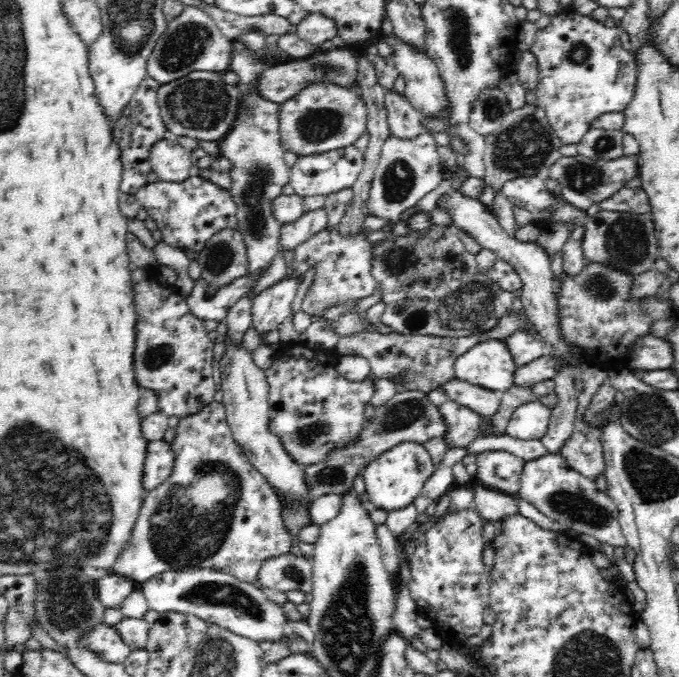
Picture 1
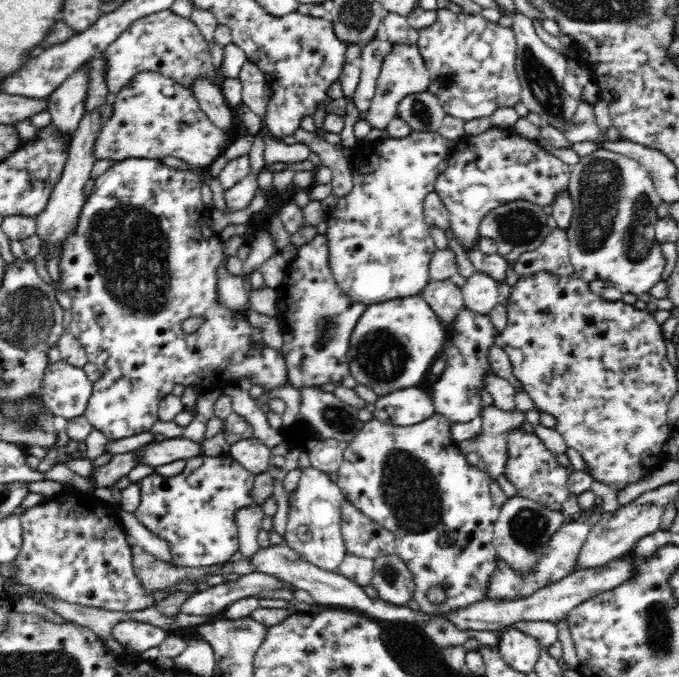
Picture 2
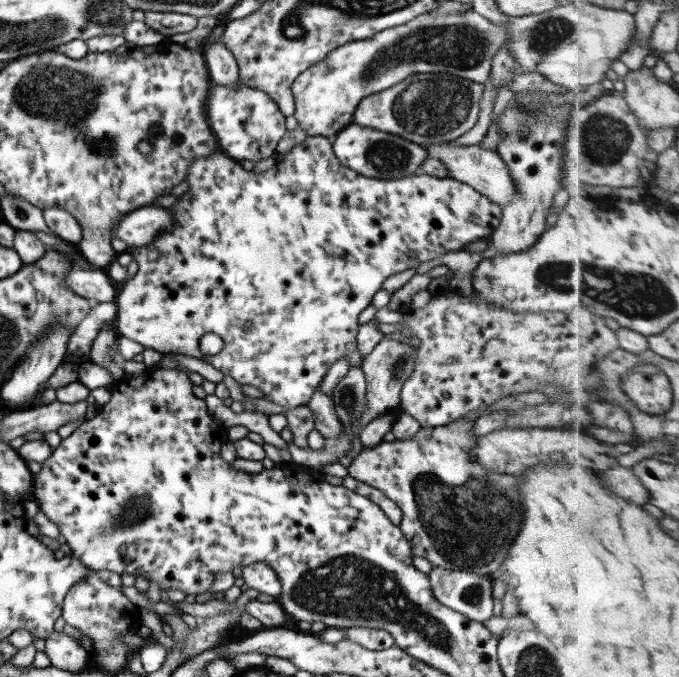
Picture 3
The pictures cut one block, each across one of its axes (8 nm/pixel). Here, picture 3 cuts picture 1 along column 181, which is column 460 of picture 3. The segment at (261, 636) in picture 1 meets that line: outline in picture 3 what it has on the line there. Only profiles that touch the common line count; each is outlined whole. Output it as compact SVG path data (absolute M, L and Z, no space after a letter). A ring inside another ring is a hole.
M433 567L427 574L433 595L445 606L485 624L493 616L490 576Z

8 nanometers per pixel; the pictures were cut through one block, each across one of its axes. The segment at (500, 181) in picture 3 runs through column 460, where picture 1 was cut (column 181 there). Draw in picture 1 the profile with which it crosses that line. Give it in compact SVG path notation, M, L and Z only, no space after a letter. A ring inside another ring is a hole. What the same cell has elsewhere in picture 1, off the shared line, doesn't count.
M173 137L160 140L150 150L151 170L156 172L158 180L166 182L190 178L195 171L190 153Z

